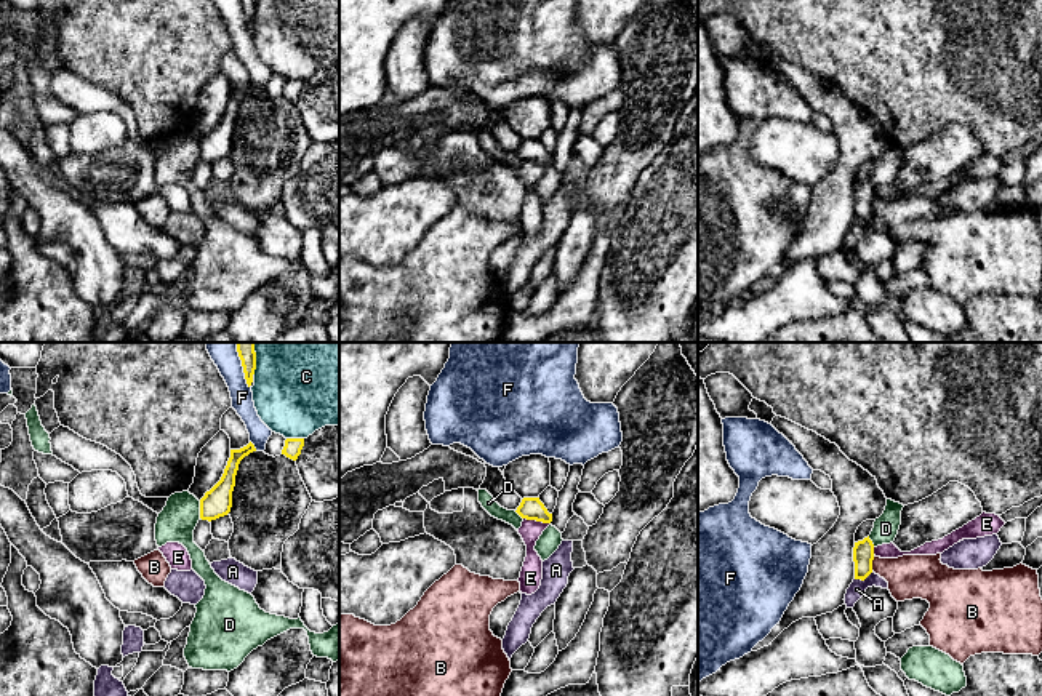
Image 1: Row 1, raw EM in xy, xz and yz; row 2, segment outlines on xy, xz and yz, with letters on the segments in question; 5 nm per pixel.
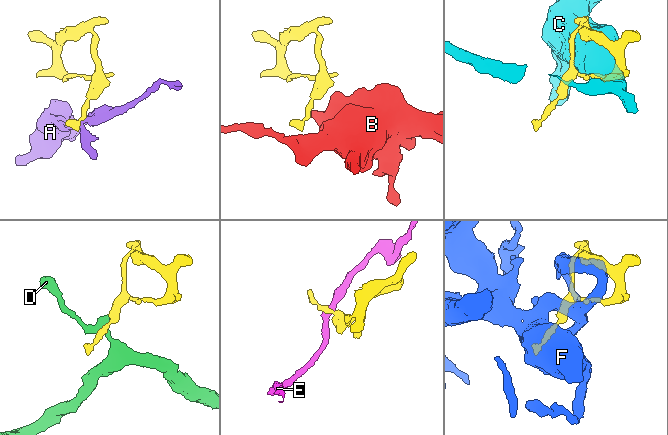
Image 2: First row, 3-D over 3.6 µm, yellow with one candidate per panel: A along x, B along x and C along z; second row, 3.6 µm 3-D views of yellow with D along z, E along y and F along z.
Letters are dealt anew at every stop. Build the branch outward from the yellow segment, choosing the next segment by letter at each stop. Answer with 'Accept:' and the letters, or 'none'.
Accept: none

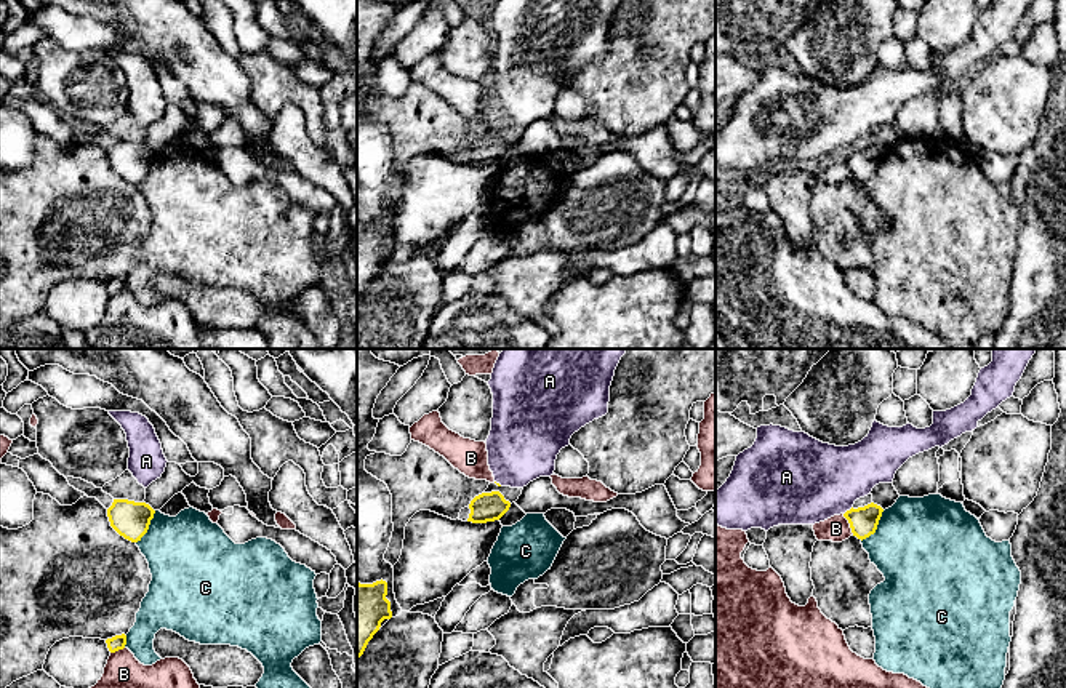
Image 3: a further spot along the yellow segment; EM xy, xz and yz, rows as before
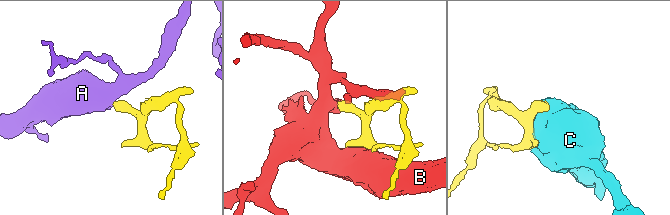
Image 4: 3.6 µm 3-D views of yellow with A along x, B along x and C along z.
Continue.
Accept: none

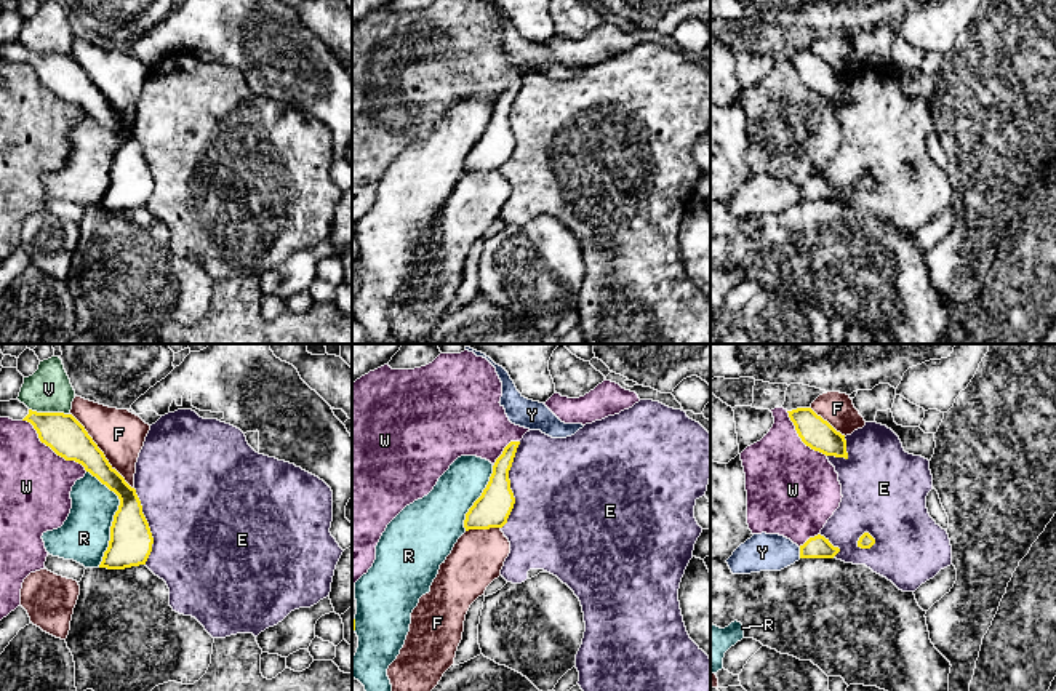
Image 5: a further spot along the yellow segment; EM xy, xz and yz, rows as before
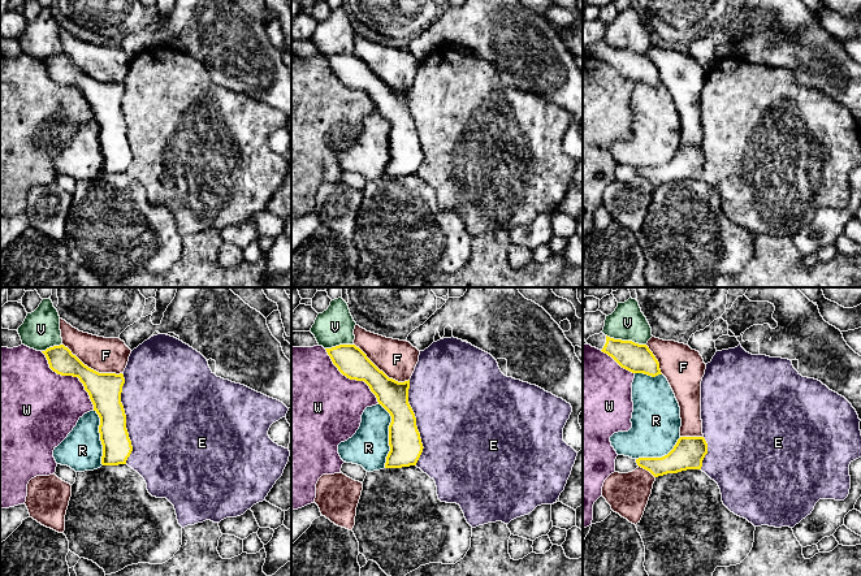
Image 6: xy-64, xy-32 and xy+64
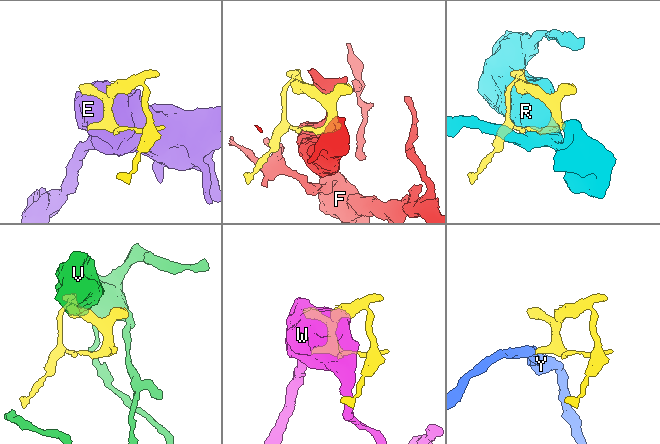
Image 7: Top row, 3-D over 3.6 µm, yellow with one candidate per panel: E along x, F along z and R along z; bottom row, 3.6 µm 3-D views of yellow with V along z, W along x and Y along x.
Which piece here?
Accept: none

